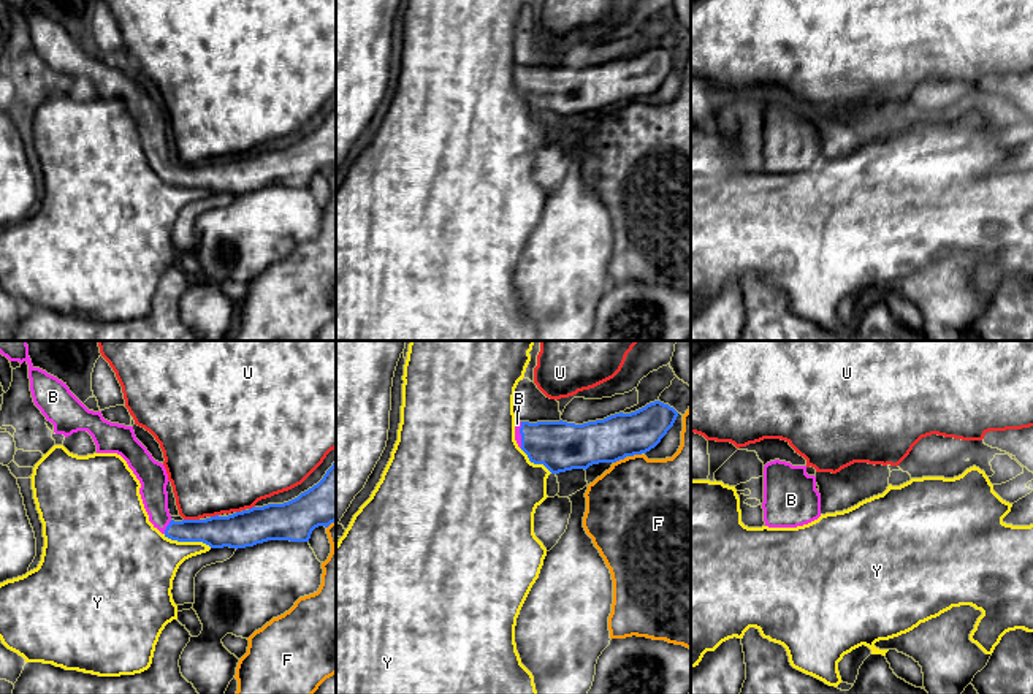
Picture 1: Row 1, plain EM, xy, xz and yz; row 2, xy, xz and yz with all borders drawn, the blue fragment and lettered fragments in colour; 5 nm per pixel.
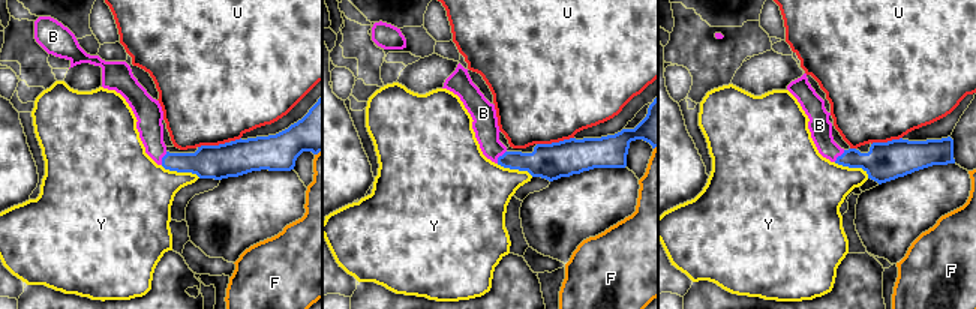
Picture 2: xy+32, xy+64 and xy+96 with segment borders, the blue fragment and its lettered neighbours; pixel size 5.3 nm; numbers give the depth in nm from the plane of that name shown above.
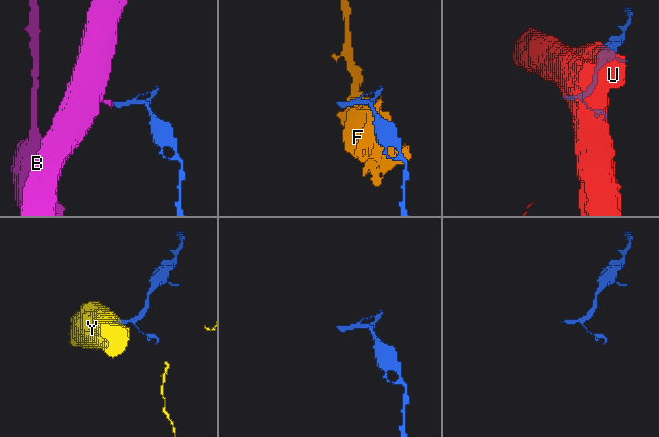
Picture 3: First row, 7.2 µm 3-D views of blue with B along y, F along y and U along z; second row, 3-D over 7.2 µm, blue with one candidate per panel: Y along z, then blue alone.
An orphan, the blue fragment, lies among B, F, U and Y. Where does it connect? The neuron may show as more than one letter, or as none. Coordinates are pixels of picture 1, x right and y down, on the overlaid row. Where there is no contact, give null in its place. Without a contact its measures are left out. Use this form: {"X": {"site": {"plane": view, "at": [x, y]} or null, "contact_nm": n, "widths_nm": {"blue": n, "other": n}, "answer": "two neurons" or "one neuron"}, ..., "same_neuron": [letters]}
{"B": {"site": {"plane": "xy", "at": [167, 526]}, "contact_nm": 80, "widths_nm": {"blue": 160, "other": 140}, "answer": "one neuron"}, "F": {"site": {"plane": "xz", "at": [634, 453]}, "contact_nm": 70, "widths_nm": {"blue": 220, "other": 460}, "answer": "two neurons"}, "U": {"site": {"plane": "xy", "at": [192, 520]}, "contact_nm": 80, "widths_nm": {"blue": 180, "other": 400}, "answer": "two neurons"}, "Y": {"site": {"plane": "xy", "at": [187, 541]}, "contact_nm": 260, "widths_nm": {"blue": 170, "other": 340}, "answer": "two neurons"}, "same_neuron": ["B"]}

